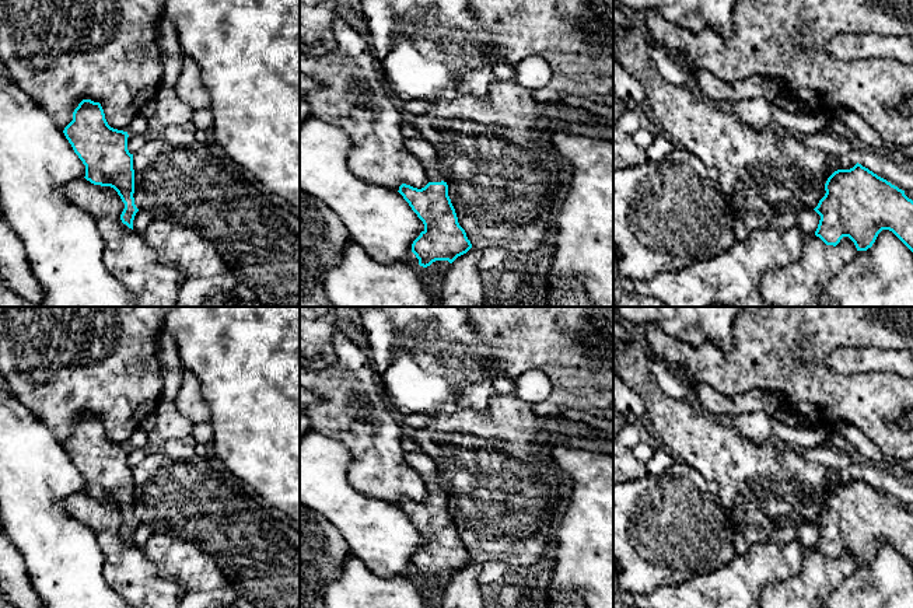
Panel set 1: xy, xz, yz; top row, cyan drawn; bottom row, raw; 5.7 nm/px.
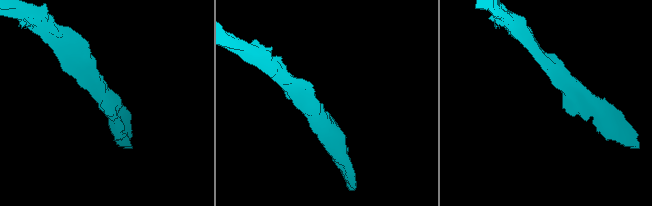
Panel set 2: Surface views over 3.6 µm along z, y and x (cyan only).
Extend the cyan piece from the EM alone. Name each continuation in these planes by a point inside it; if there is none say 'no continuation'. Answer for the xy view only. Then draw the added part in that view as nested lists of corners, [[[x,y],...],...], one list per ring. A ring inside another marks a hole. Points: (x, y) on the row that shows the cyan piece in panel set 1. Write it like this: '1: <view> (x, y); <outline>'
no continuation

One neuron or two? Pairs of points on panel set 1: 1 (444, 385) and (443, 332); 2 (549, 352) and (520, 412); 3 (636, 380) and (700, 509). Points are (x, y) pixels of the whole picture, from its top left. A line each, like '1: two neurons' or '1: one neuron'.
1: one neuron
2: two neurons
3: two neurons

